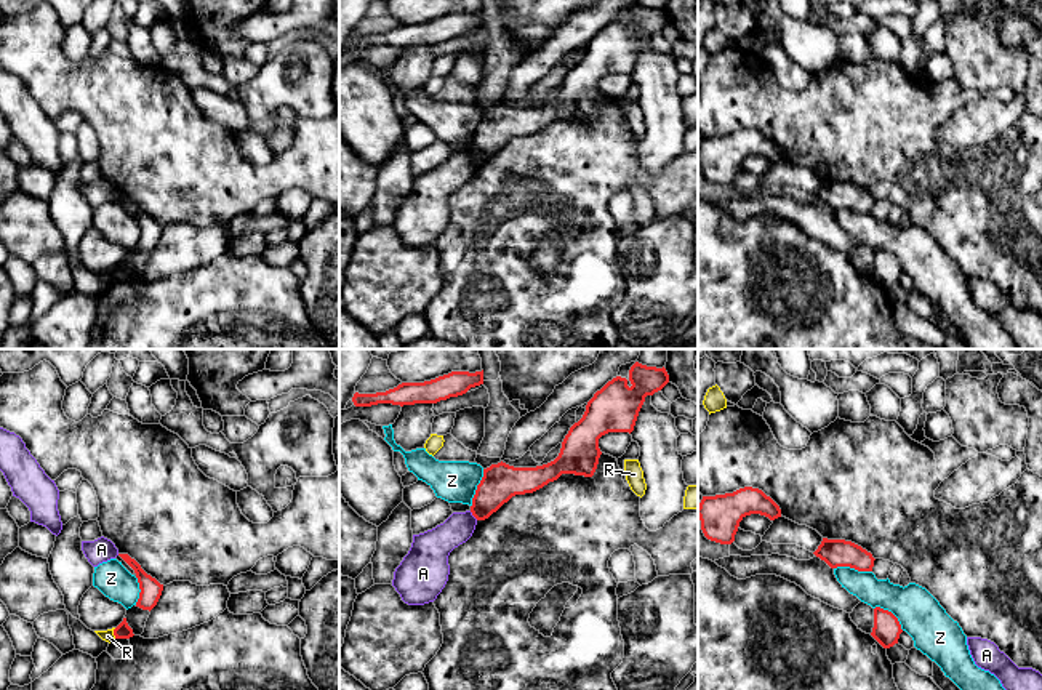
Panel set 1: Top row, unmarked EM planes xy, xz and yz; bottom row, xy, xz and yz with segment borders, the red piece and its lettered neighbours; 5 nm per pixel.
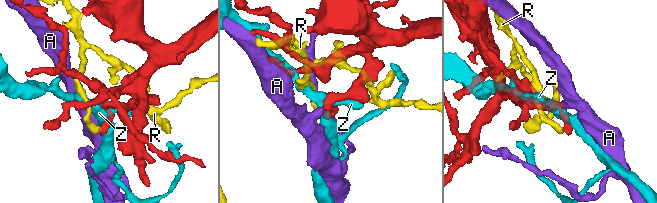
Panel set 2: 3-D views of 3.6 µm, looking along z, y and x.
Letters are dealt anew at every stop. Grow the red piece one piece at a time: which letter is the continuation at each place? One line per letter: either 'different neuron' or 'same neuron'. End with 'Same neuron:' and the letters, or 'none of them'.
A: different neuron
R: different neuron
Z: different neuron
Same neuron: none of them

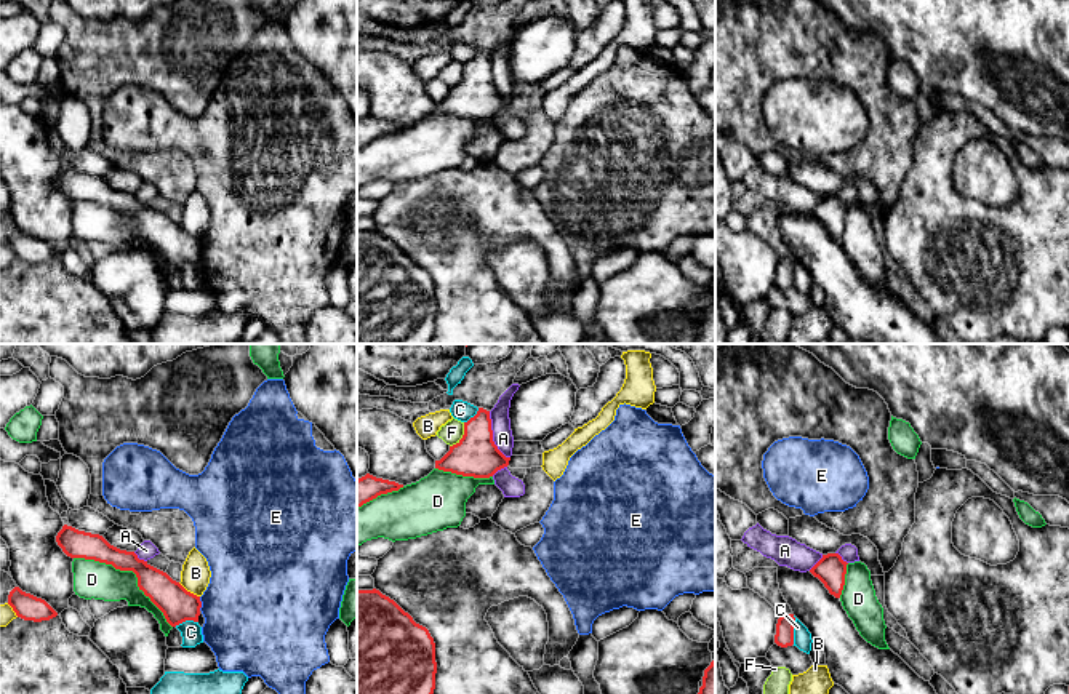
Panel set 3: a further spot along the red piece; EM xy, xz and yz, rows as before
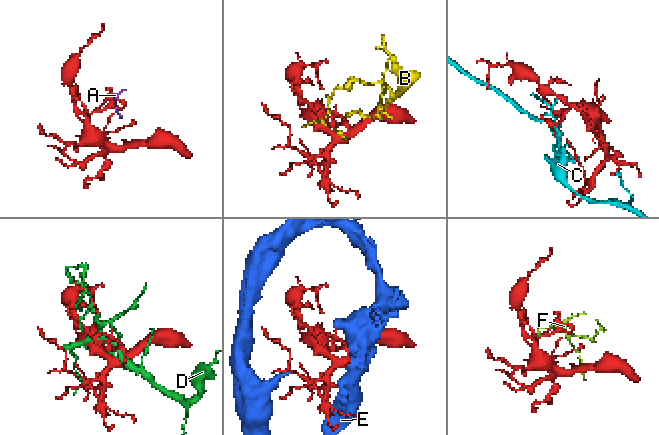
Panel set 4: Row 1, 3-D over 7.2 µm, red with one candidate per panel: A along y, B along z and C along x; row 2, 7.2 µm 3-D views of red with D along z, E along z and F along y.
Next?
A: different neuron
B: different neuron
C: different neuron
D: different neuron
E: different neuron
F: different neuron
Same neuron: none of them

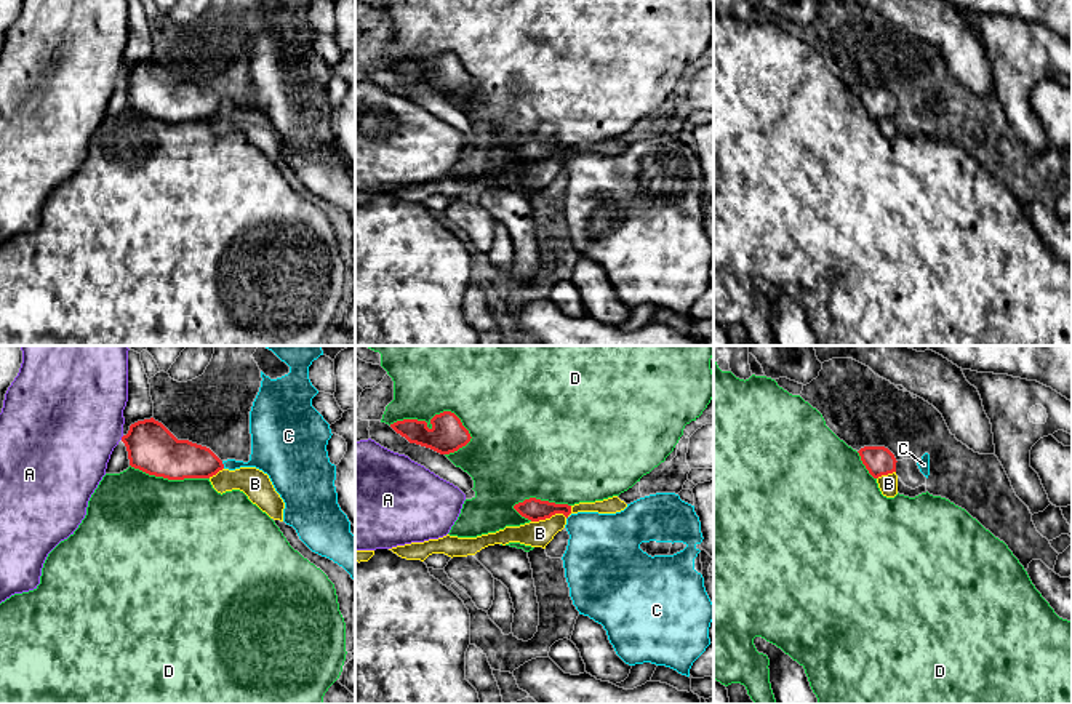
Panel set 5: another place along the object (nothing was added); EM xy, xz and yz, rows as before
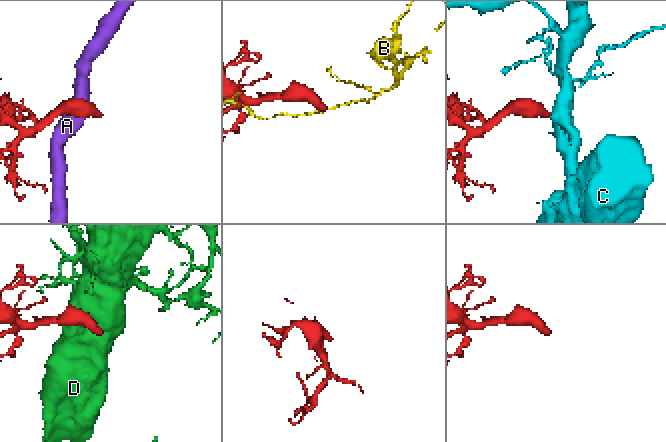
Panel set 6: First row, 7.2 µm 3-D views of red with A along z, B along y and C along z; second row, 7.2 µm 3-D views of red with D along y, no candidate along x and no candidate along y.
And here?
A: different neuron
B: different neuron
C: same neuron
D: different neuron
Same neuron: C

